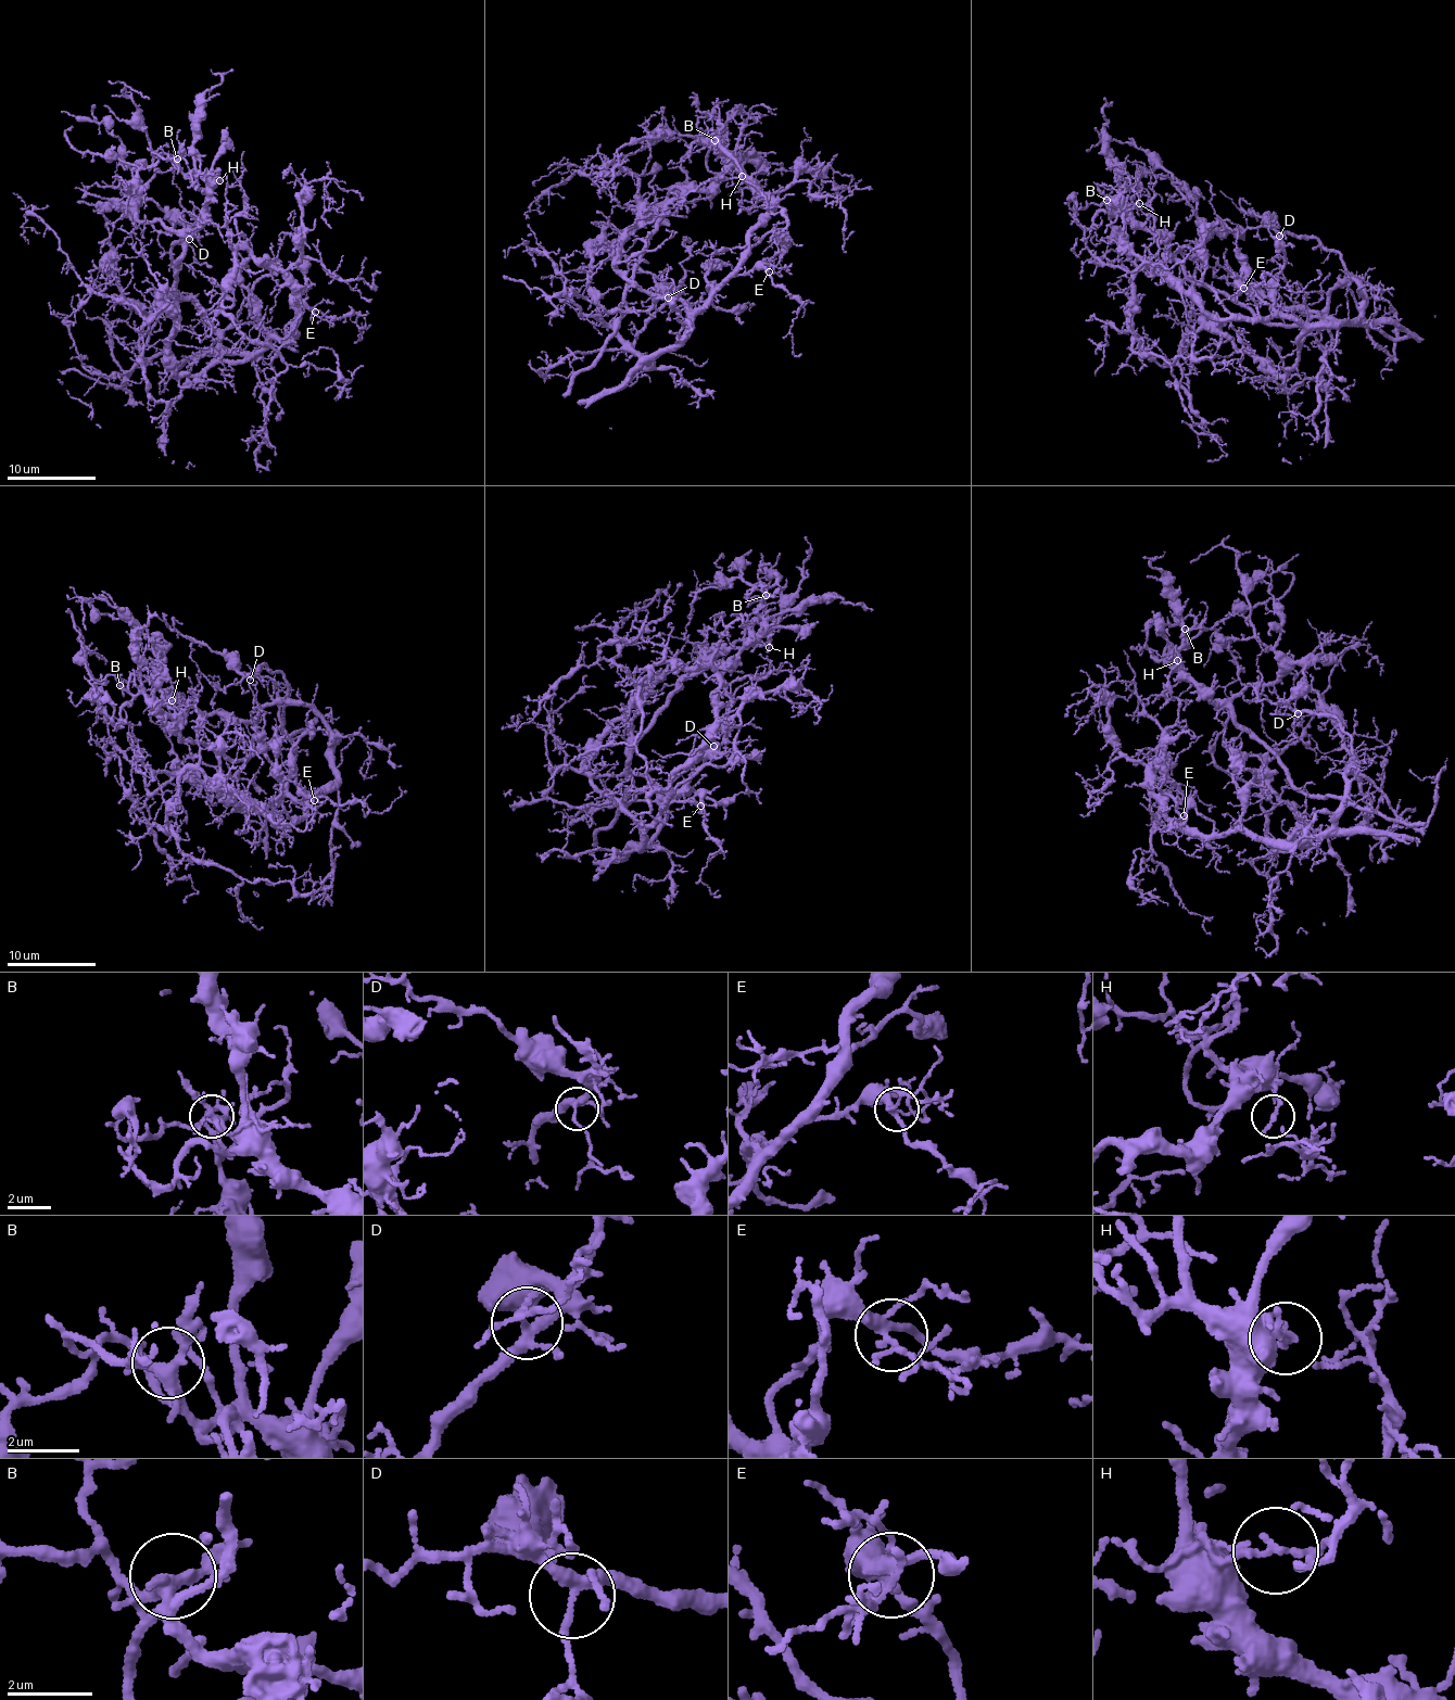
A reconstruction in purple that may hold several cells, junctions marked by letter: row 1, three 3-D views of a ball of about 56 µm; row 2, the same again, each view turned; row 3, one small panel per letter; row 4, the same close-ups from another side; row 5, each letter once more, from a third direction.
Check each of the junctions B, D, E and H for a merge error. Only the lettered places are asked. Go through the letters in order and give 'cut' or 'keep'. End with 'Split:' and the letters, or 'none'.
B: keep
D: keep
E: keep
H: keep
Split: none

